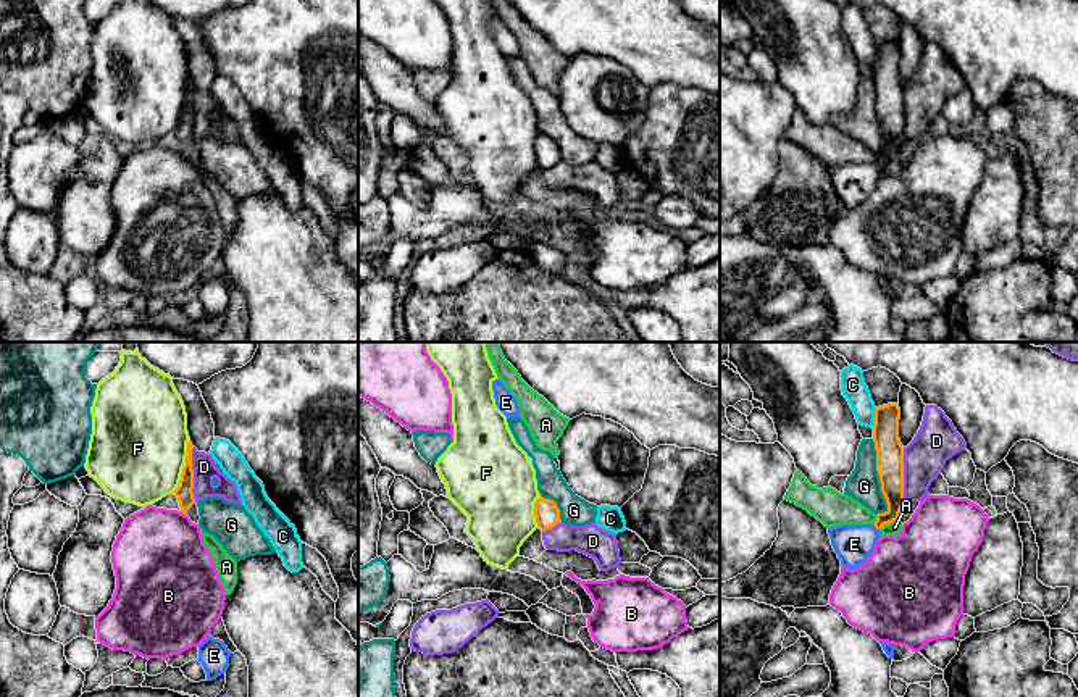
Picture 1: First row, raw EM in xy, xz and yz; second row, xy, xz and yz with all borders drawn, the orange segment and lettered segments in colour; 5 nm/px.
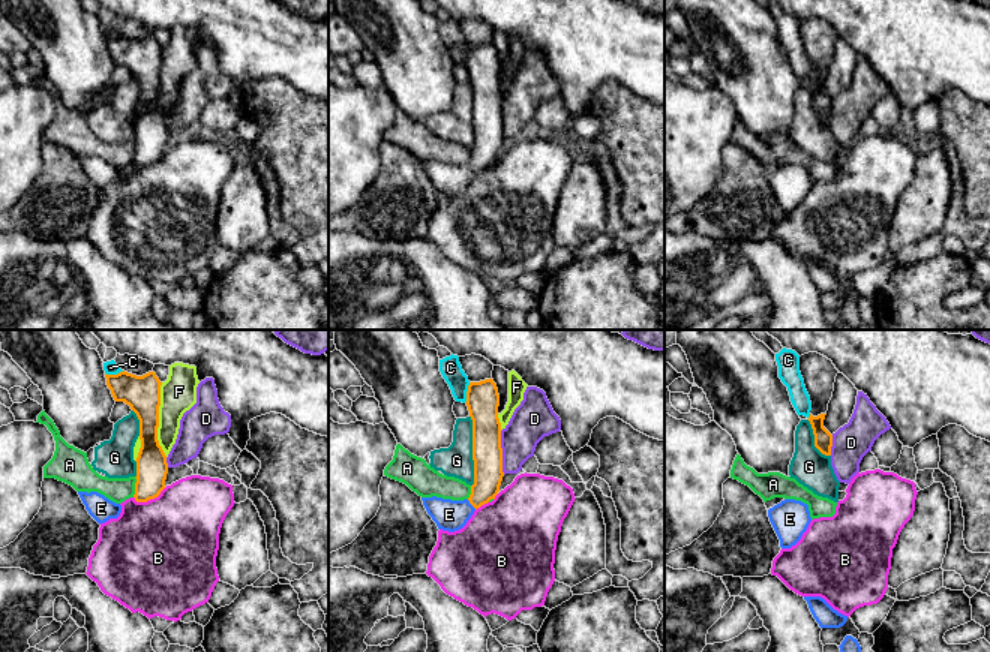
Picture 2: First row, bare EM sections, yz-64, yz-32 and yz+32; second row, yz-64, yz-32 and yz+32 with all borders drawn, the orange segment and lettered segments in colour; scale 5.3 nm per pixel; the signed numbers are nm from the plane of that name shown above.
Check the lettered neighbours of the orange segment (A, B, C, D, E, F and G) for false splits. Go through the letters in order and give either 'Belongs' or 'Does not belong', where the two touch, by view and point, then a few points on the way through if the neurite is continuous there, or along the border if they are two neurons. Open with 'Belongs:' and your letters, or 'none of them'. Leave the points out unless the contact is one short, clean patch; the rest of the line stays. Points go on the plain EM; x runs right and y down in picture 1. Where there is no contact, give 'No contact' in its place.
Belongs: E
A: Does not belong. Touches orange at yz (888, 162). Boundary: yz (898, 157), (880, 168)
B: Does not belong. Touches orange at xy (183, 150). Boundary: xy (179, 149), (186, 154)
C: Does not belong. Touches orange at yz (875, 57). Boundary: yz (877, 47), (872, 66)
D: Does not belong. Touches orange at xy (192, 113). Boundary: xy (192, 86), (192, 136), (196, 141)
E: Belongs. Touches orange at yz (877, 166). Path across: yz (891, 120), (893, 149), (877, 166), (854, 183)
F: Does not belong. Touches orange at xy (184, 104)
G: Does not belong. Touches orange at yz (880, 118)

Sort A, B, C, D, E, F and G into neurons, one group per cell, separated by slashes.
A / B / C / D / E / F / G

